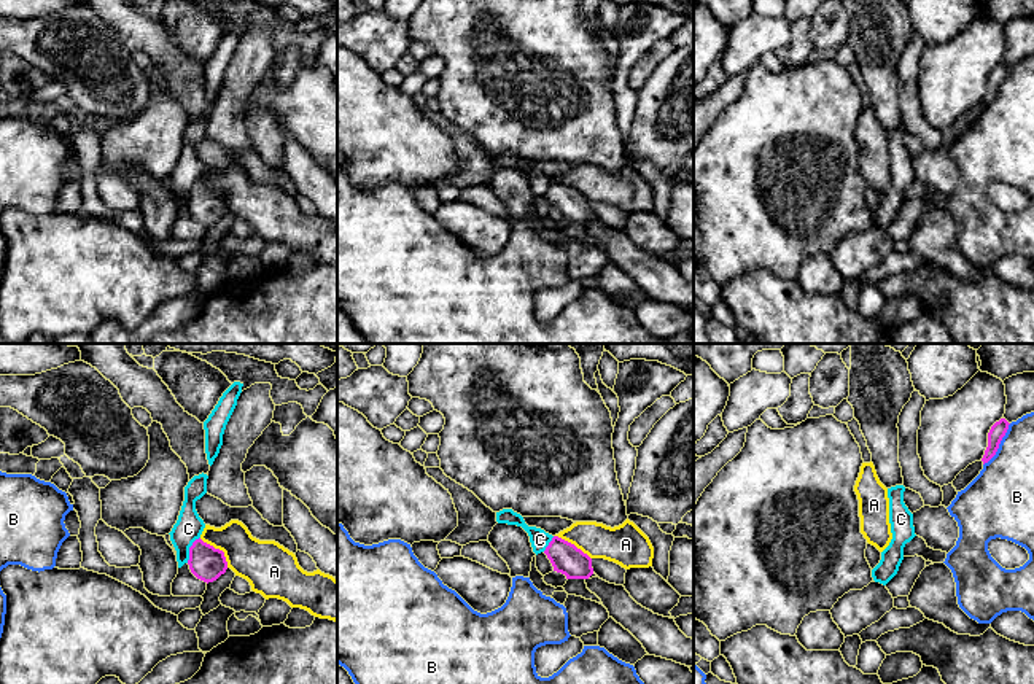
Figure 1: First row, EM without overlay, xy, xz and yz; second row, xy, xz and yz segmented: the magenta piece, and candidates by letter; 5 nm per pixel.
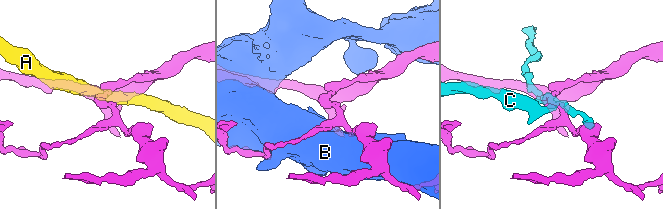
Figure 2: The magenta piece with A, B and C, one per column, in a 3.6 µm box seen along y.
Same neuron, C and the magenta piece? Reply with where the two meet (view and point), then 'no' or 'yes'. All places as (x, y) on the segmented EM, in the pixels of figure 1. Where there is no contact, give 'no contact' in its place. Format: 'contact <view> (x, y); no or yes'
contact xy (190, 549); no

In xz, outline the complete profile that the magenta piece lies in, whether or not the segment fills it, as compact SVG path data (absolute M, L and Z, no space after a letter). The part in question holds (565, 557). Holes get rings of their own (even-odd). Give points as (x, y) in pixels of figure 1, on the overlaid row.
M558 536L552 538L544 554L554 571L565 574L566 579L589 579L593 574L592 558Z

